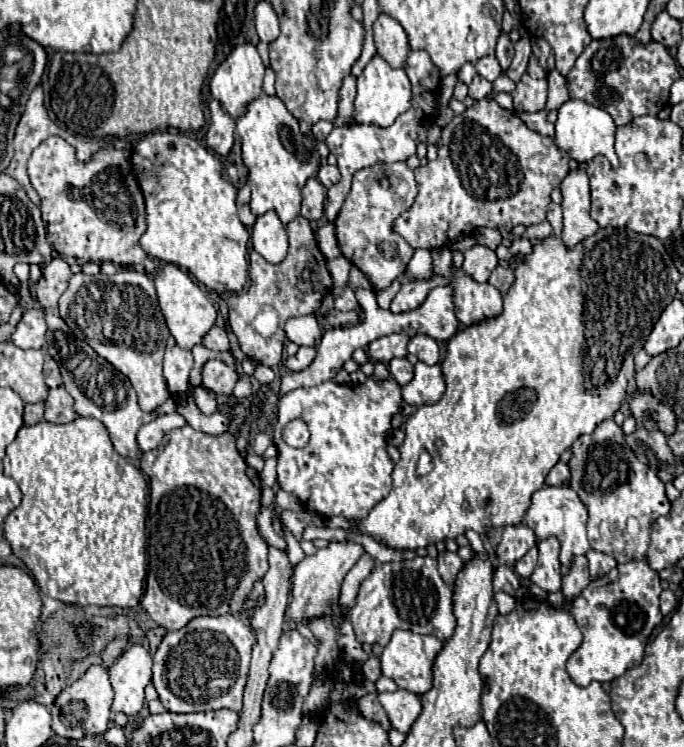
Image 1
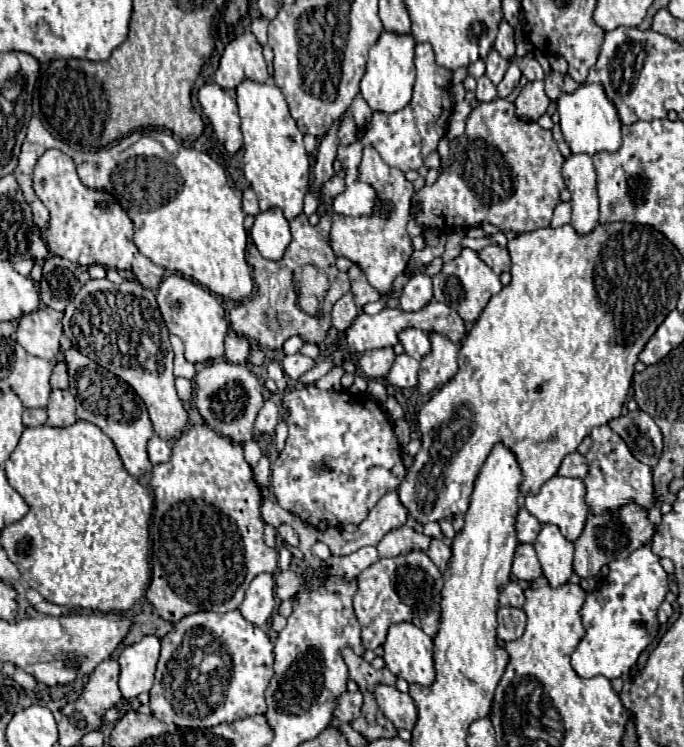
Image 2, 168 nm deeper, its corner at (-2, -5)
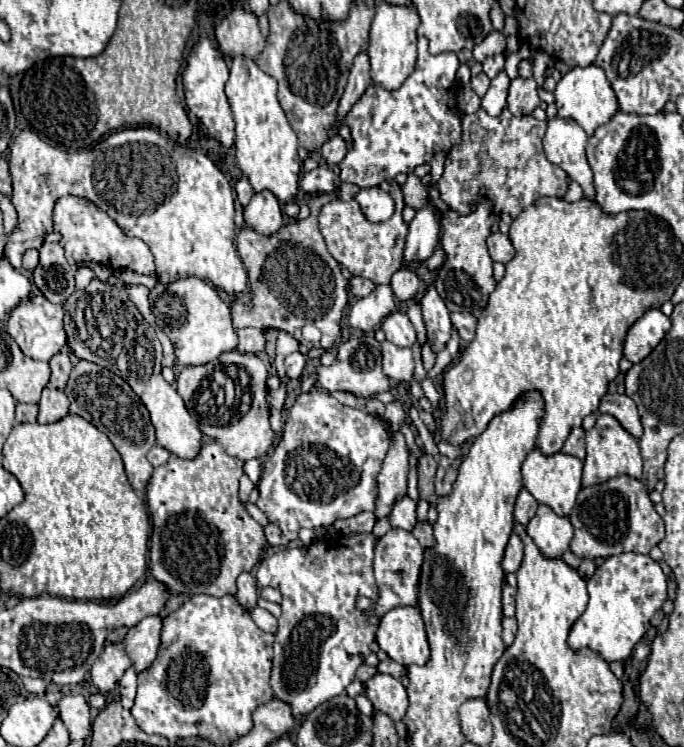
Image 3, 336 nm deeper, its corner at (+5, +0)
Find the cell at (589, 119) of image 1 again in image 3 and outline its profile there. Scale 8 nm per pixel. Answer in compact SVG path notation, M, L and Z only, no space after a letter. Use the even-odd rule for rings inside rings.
M595 64L591 66L575 66L571 68L559 82L557 82L557 90L555 90L555 104L559 108L557 116L561 118L571 118L575 122L579 122L579 126L591 136L595 132L597 126L609 122L609 118L619 110L617 104L617 96L605 76L603 68L597 68Z

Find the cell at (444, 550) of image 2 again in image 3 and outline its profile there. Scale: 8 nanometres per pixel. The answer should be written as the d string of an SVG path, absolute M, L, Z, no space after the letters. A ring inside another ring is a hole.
M425 520L425 522L417 522L415 528L413 528L413 536L419 540L419 544L423 548L429 548L435 544L435 538L433 538L433 528L431 524Z

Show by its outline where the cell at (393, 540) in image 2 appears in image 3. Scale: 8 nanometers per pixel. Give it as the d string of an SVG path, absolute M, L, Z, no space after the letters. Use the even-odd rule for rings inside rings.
M403 496L395 504L395 508L393 508L391 516L389 516L391 526L393 528L403 528L403 530L411 532L415 528L415 524L417 524L417 512L415 512L415 508L417 508L417 500L413 500L409 496Z

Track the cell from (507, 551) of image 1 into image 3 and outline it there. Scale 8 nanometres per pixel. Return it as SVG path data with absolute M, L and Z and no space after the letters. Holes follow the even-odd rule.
M521 490L517 496L517 504L515 504L515 520L521 524L527 524L537 510L537 500L533 500L533 496L529 494L529 490Z

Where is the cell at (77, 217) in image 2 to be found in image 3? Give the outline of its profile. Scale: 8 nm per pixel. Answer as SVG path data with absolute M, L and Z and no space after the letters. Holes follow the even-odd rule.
M63 196L55 202L53 210L53 222L55 232L61 232L63 240L61 246L65 250L65 258L69 264L85 264L85 262L97 262L101 266L109 266L111 270L131 268L139 274L155 274L155 262L149 246L143 240L129 238L123 234L123 230L97 206L93 206L87 200L81 200L79 196Z

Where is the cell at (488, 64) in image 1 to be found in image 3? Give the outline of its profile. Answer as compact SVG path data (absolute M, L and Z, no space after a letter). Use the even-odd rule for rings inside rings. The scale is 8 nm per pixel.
M495 54L495 56L489 56L485 62L483 62L483 72L489 76L489 78L495 78L505 66L505 56L503 54Z

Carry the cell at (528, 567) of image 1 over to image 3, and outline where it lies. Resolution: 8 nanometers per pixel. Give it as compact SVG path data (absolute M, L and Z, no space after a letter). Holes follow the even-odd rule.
M513 532L505 550L505 558L503 558L503 570L505 572L517 572L517 568L521 566L523 560L523 542L521 538Z

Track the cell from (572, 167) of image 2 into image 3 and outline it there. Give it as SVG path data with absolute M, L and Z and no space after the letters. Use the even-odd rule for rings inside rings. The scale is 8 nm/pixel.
M559 116L551 118L547 122L547 132L543 138L545 156L549 162L561 166L567 176L583 186L583 194L587 198L593 198L593 172L585 158L585 146L587 146L585 130L579 124L573 124L573 120L561 120Z

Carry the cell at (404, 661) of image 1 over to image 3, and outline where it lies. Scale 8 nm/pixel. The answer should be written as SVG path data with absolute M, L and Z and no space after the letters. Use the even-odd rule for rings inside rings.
M397 606L389 610L379 624L377 644L403 666L425 664L429 660L429 644L425 624L417 606Z

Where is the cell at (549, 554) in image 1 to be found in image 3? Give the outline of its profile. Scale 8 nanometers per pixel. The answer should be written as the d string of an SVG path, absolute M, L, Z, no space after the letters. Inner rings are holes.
M539 504L537 514L527 524L527 532L547 558L559 558L569 550L573 526L567 516L557 516L549 506Z

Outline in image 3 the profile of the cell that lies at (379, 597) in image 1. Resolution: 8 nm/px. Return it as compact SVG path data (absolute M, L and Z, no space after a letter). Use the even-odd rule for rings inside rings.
M391 528L383 538L379 538L375 546L375 560L373 560L373 570L375 570L375 580L379 586L379 598L369 600L369 598L359 598L357 608L359 610L369 610L375 616L383 616L395 606L417 606L417 584L419 584L419 570L423 564L423 548L417 542L417 538L411 532L405 532L401 528Z

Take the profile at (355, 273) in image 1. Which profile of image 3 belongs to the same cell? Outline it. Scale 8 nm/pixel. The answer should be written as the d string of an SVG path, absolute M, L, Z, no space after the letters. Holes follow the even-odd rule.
M359 276L351 278L349 280L349 286L351 286L351 294L357 296L357 298L369 296L373 292L373 288L375 288L375 284L371 280L365 280L365 278L359 278Z

